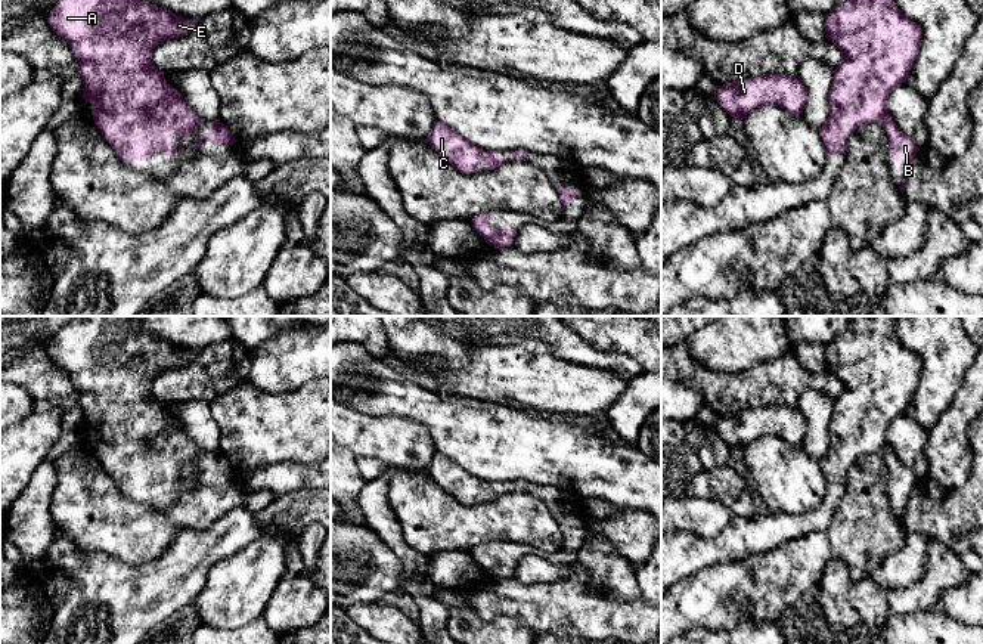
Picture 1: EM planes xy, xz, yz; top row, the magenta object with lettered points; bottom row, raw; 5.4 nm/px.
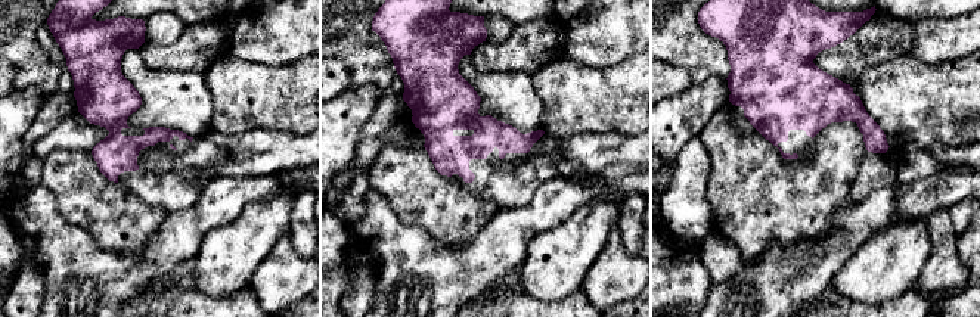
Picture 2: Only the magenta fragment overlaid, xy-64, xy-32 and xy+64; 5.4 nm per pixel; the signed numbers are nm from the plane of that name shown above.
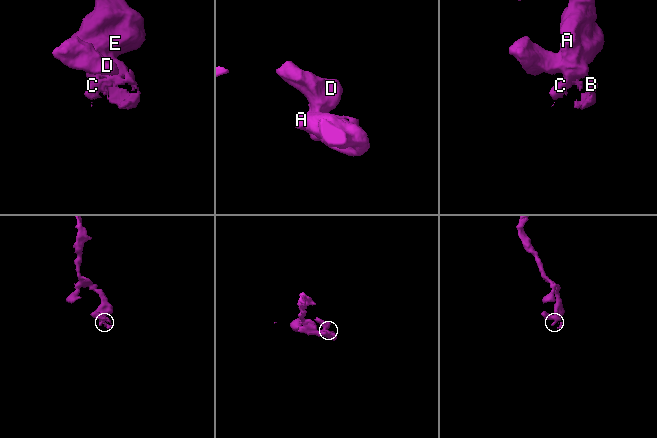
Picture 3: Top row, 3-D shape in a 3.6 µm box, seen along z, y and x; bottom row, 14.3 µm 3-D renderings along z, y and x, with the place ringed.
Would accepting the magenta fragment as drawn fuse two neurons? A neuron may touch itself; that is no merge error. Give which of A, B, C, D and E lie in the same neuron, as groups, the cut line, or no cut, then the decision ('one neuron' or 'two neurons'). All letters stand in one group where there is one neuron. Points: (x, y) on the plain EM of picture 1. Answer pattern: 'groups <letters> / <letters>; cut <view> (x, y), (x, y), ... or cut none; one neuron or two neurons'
groups A B C D E; cut none; one neuron

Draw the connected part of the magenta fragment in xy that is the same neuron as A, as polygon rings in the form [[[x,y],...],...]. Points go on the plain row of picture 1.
[[[72,316],[49,344],[50,359],[69,375],[75,387],[77,405],[84,415],[81,428],[93,436],[94,455],[123,493],[148,492],[156,482],[170,486],[176,464],[184,468],[202,455],[196,443],[184,434],[182,425],[167,414],[164,402],[158,400],[152,391],[152,383],[161,372],[190,363],[198,352],[145,332],[140,328],[142,318]]]

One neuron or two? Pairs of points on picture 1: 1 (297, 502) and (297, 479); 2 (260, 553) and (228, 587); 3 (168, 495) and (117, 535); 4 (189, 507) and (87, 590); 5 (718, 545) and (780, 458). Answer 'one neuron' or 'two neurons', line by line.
1: two neurons
2: one neuron
3: two neurons
4: two neurons
5: two neurons

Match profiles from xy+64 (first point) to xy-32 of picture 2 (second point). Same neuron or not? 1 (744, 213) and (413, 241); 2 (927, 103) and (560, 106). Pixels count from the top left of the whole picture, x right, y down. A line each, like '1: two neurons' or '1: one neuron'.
1: two neurons
2: one neuron

